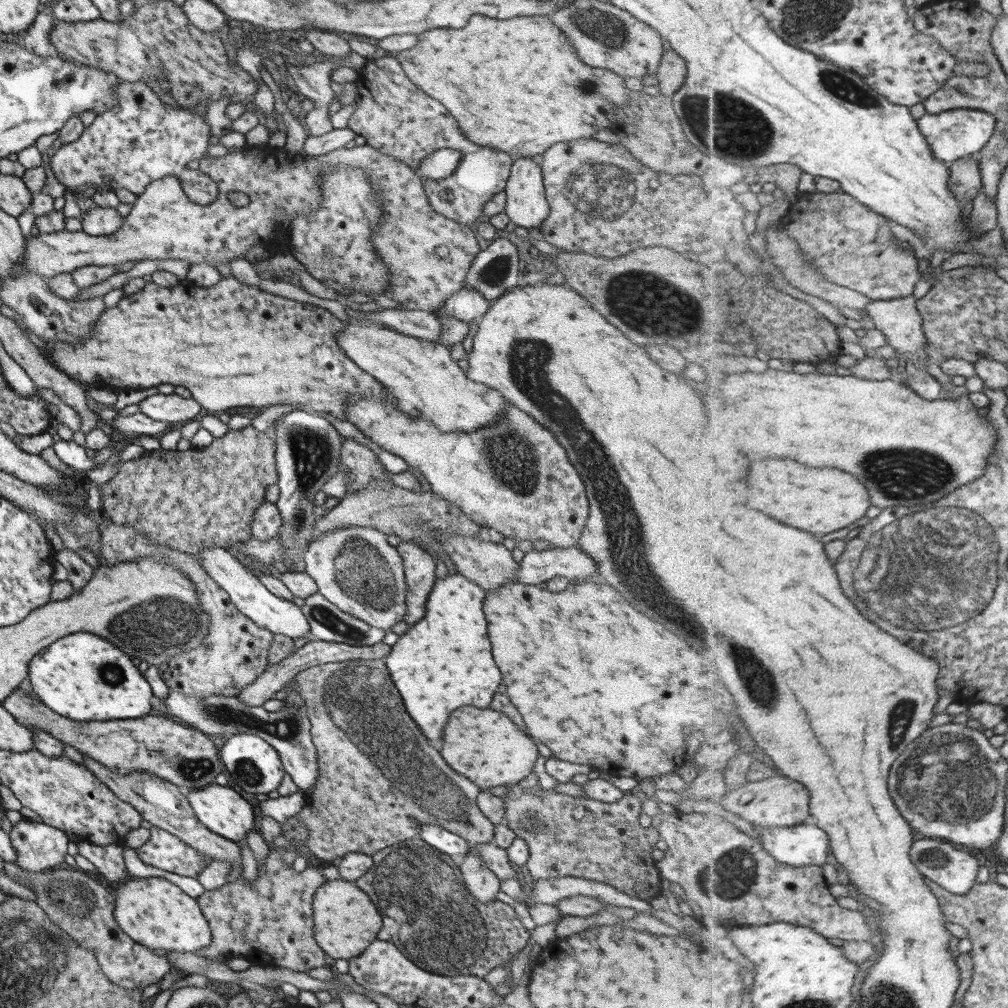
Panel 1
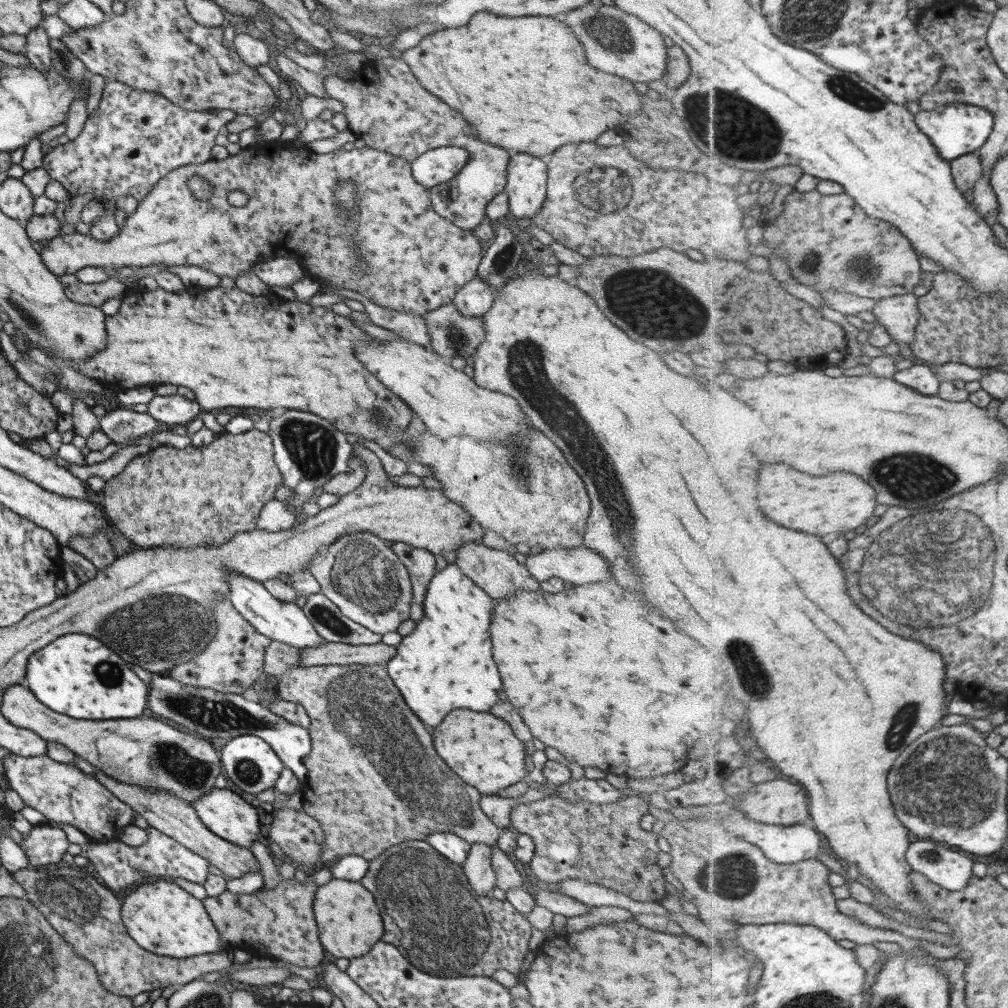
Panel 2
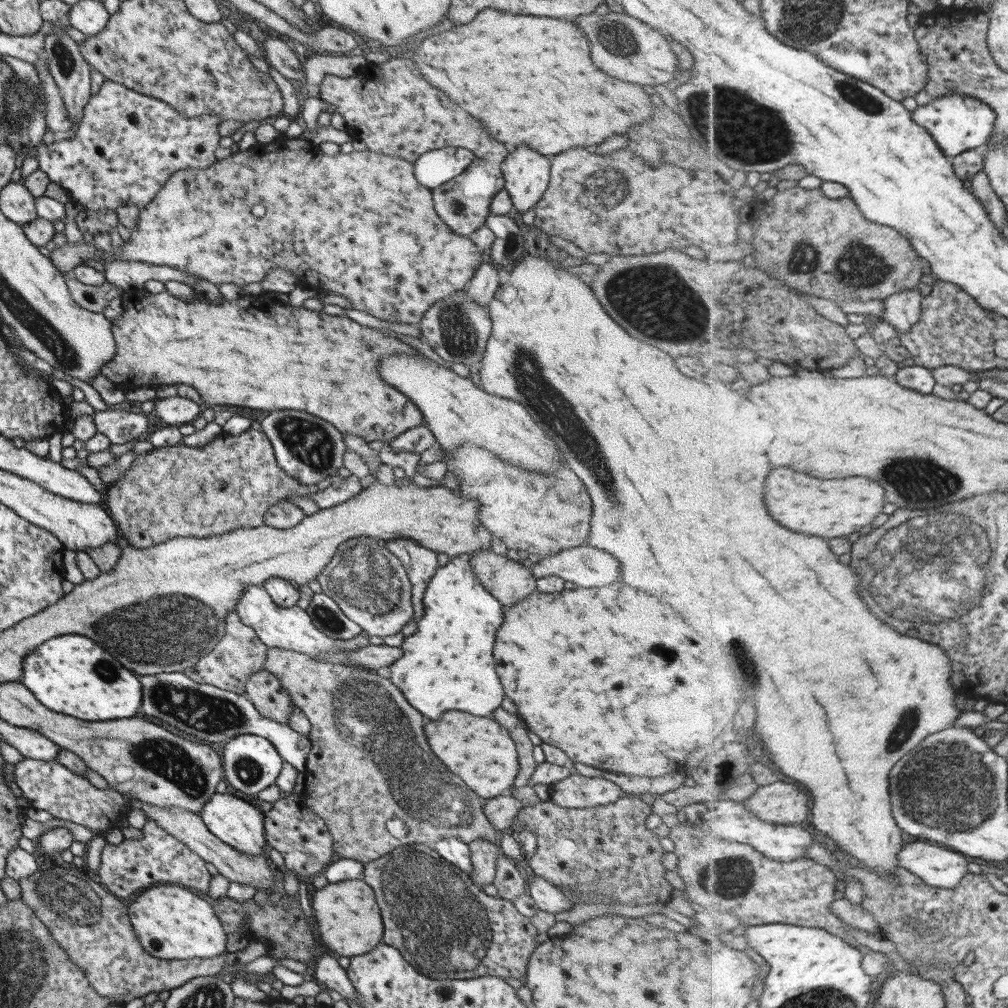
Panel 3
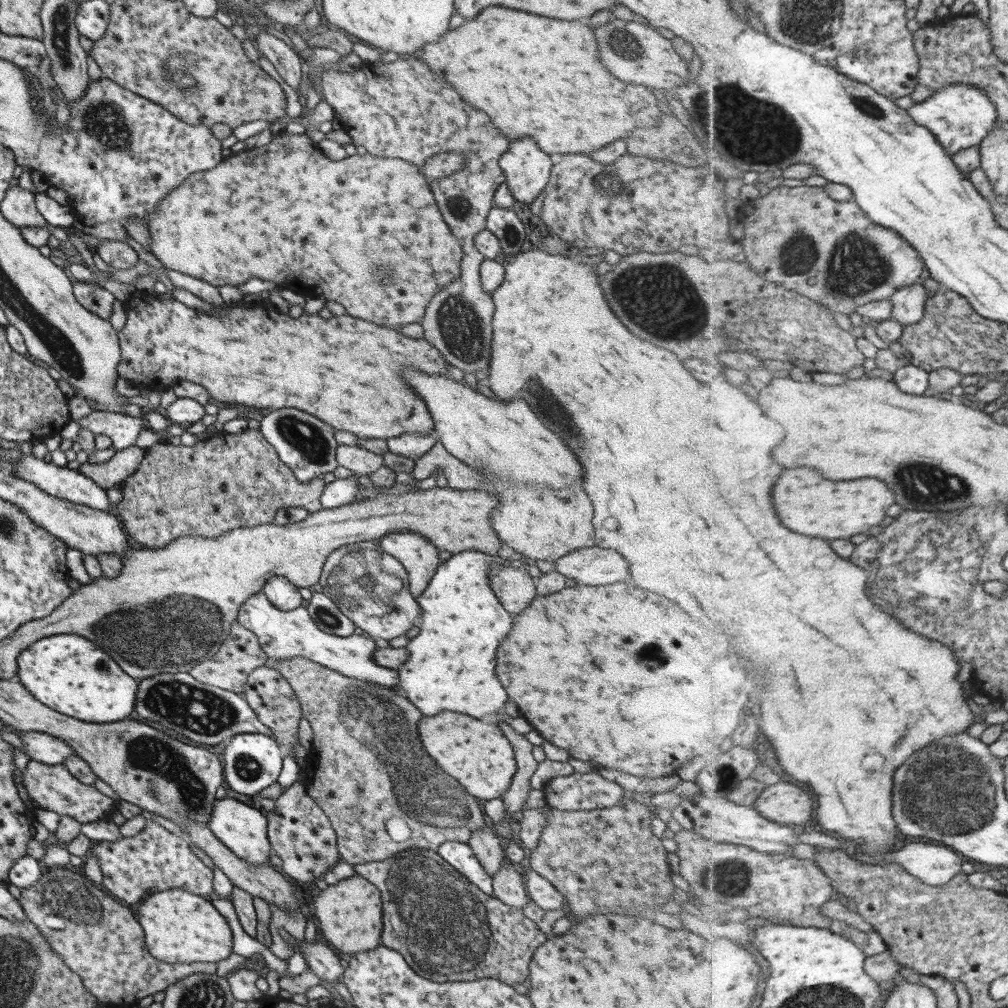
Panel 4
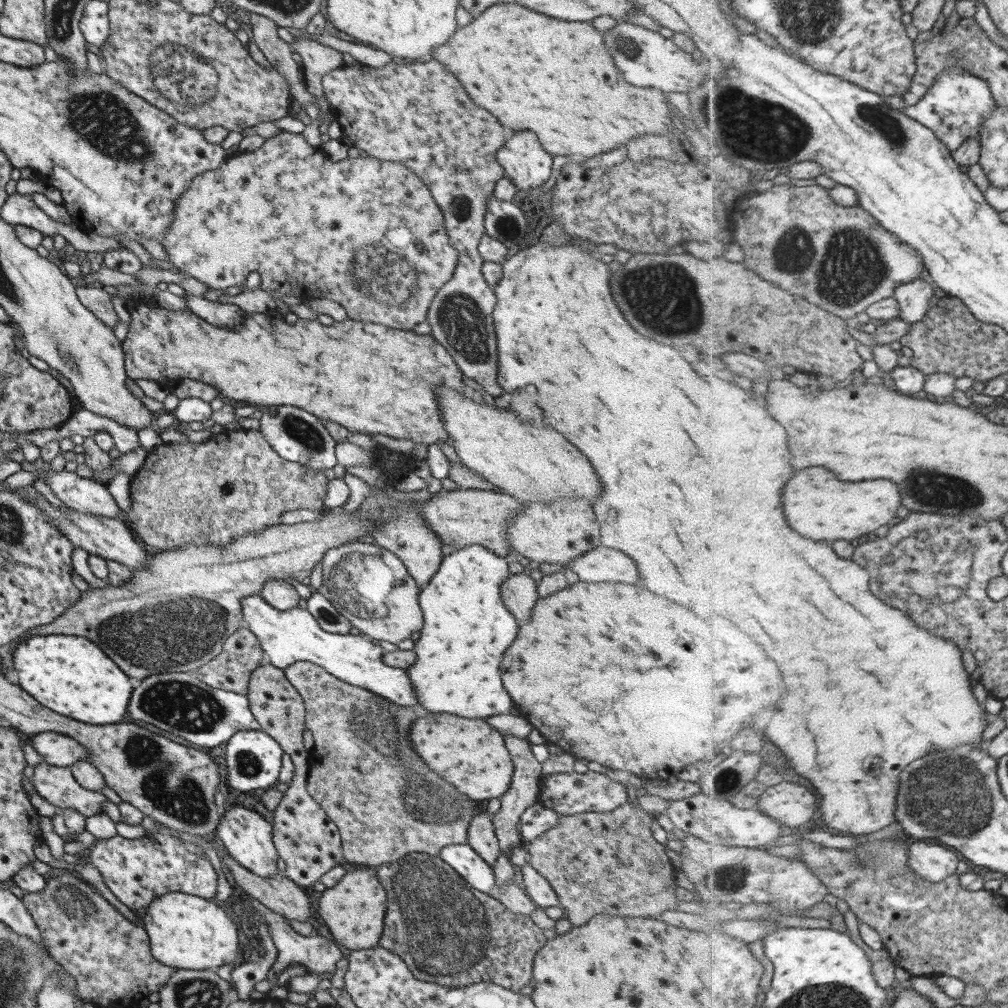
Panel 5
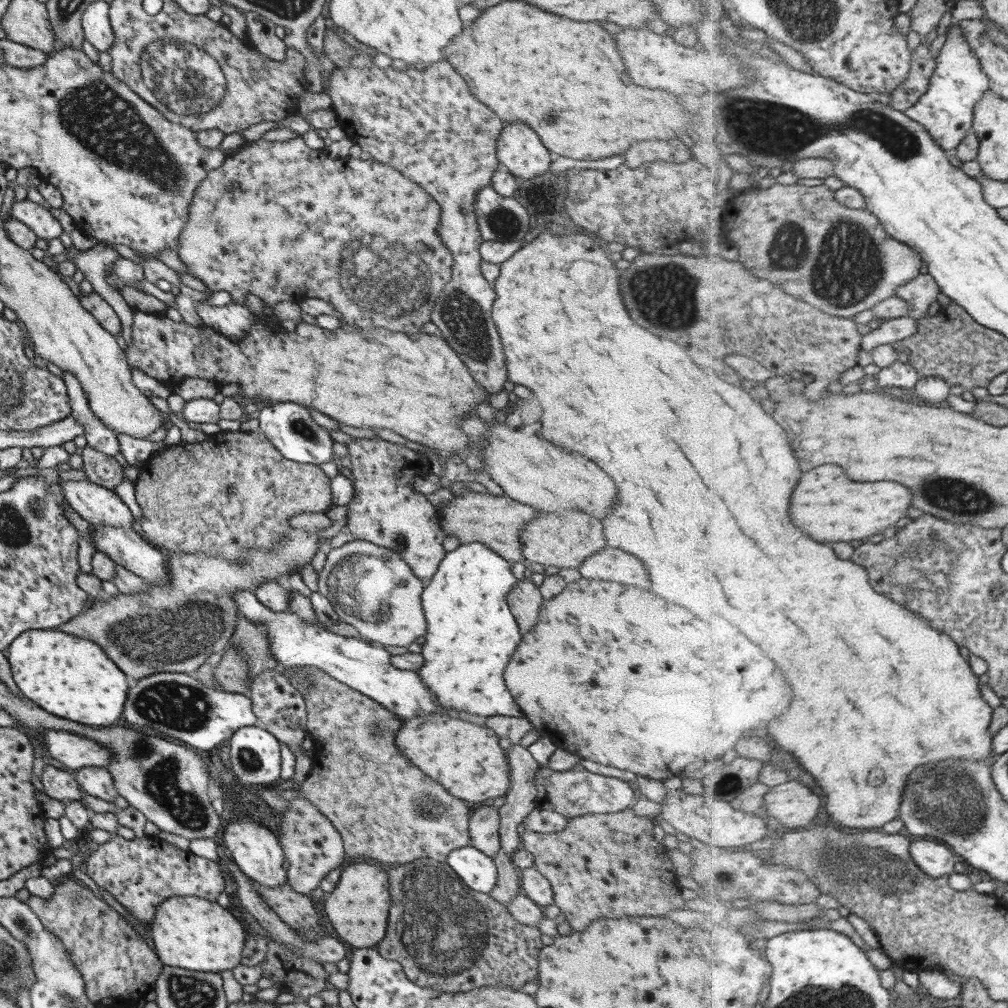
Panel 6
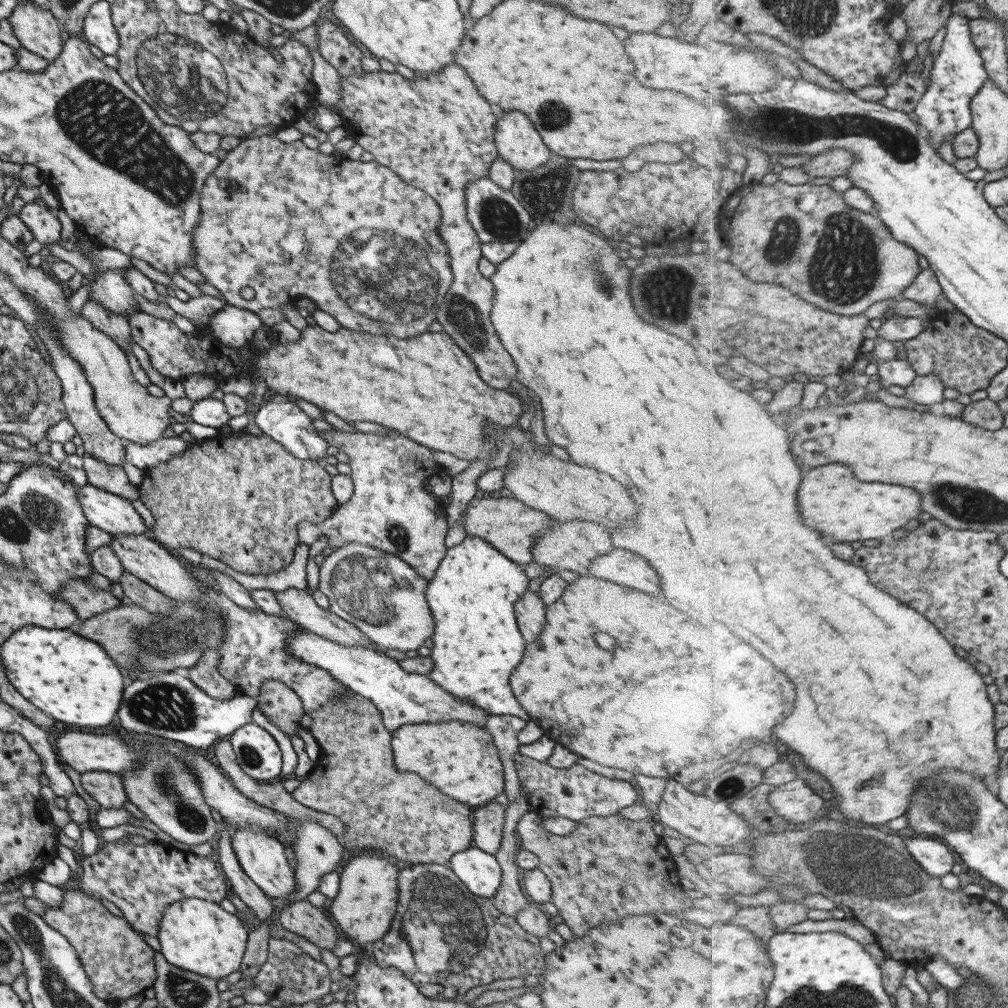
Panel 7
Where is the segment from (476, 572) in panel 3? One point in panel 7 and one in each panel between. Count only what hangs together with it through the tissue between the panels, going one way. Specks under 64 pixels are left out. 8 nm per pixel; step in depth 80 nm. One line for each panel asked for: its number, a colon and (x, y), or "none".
4: (514, 589)
5: (518, 593)
6: (524, 600)
7: (528, 610)

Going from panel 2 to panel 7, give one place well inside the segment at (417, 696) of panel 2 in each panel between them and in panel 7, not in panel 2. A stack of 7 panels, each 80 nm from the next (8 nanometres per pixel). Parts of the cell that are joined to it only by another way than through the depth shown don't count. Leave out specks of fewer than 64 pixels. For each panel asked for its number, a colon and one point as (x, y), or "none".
3: (446, 665)
4: (451, 665)
5: (466, 628)
6: (470, 634)
7: (476, 644)

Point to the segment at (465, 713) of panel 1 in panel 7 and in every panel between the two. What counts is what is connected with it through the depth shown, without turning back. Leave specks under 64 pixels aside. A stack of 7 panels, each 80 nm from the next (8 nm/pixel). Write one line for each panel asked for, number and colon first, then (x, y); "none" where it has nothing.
2: (482, 750)
3: (479, 751)
4: (477, 755)
5: (469, 754)
6: (466, 759)
7: (458, 758)

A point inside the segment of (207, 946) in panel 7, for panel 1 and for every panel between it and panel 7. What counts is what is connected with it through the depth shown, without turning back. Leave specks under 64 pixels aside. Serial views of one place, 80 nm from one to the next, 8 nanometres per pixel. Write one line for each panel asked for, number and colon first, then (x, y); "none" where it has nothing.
1: (153, 912)
2: (162, 918)
3: (172, 923)
4: (178, 927)
5: (184, 931)
6: (189, 932)

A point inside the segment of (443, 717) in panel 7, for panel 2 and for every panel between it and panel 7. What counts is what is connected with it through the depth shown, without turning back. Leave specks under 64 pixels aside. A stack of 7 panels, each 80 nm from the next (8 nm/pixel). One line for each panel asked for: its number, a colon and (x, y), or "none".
2: (283, 622)
3: (290, 628)
4: (281, 634)
5: (285, 637)
6: (364, 667)

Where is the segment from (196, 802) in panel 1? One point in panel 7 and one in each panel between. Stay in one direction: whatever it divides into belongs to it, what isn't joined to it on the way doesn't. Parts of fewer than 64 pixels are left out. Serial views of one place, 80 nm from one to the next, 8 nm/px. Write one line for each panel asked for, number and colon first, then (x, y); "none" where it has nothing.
2: (225, 814)
3: (232, 820)
4: (241, 828)
5: (245, 836)
6: (253, 848)
7: (262, 858)

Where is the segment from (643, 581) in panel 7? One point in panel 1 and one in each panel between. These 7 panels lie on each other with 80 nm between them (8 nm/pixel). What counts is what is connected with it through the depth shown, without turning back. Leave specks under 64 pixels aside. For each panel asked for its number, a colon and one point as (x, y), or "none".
1: (535, 567)
2: (578, 566)
3: (584, 566)
4: (594, 566)
5: (601, 564)
6: (610, 564)

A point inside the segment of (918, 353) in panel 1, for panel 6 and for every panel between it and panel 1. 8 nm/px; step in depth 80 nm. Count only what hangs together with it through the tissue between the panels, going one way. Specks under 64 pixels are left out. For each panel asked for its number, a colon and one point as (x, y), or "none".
2: (900, 315)
3: (903, 310)
4: (909, 303)
5: (915, 298)
6: (921, 292)

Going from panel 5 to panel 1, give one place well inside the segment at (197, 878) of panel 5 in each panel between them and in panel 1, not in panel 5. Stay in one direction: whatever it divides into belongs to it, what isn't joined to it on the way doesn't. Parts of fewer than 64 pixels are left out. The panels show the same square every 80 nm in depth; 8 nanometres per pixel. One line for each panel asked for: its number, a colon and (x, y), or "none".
1: (161, 850)
2: (120, 866)
3: (155, 858)
4: (154, 860)

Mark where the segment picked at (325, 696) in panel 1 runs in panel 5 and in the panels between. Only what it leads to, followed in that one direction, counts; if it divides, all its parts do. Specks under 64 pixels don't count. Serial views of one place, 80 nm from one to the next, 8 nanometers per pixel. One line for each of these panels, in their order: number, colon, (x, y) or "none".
2: (370, 760)
3: (369, 762)
4: (367, 766)
5: (385, 803)

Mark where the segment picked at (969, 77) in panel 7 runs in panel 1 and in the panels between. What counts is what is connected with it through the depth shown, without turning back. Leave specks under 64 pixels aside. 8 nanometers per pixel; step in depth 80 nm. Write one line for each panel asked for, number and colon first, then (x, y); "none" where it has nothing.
1: (952, 135)
2: (956, 130)
3: (959, 124)
4: (961, 116)
5: (958, 103)
6: (947, 111)

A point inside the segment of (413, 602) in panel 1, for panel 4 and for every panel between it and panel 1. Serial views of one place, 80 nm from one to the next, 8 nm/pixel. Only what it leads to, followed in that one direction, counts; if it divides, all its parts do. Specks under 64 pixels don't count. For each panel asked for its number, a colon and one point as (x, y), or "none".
2: (420, 566)
3: (419, 563)
4: (419, 558)

